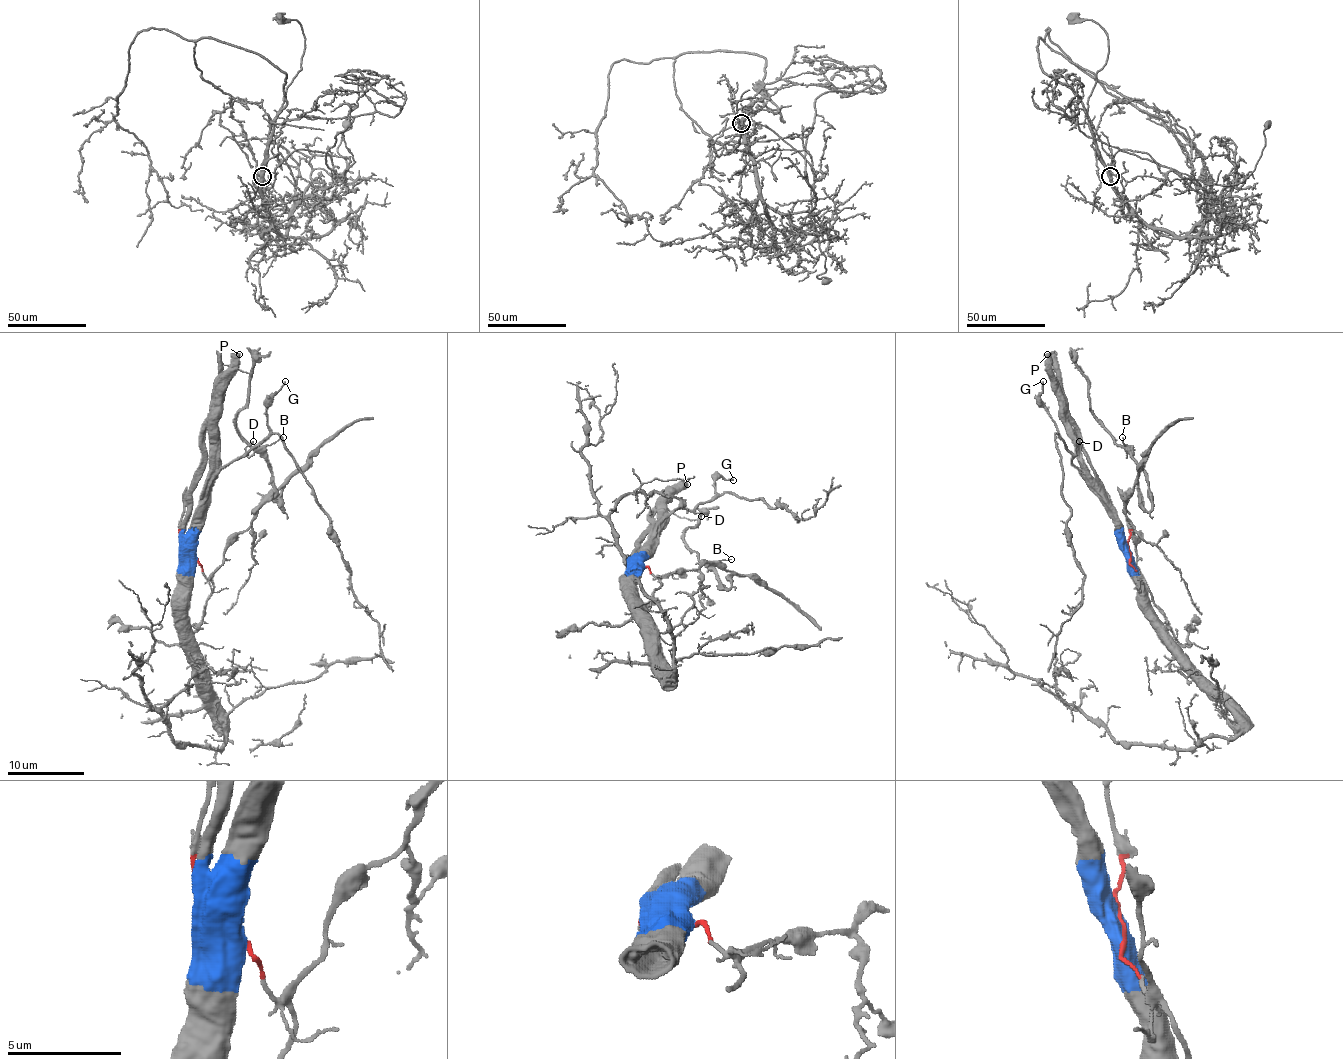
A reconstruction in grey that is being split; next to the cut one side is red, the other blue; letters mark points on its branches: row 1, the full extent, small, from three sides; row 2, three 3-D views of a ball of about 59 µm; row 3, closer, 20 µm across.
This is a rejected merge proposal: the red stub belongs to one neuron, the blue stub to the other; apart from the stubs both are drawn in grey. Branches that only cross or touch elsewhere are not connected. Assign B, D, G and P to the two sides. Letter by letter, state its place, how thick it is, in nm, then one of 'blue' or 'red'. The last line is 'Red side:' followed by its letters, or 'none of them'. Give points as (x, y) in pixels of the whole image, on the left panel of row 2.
B: (283, 437) | 100 nm | red
D: (253, 441) | 120 nm | blue
G: (285, 381) | 130 nm | blue
P: (239, 354) | 600 nm | blue
Red side: B

